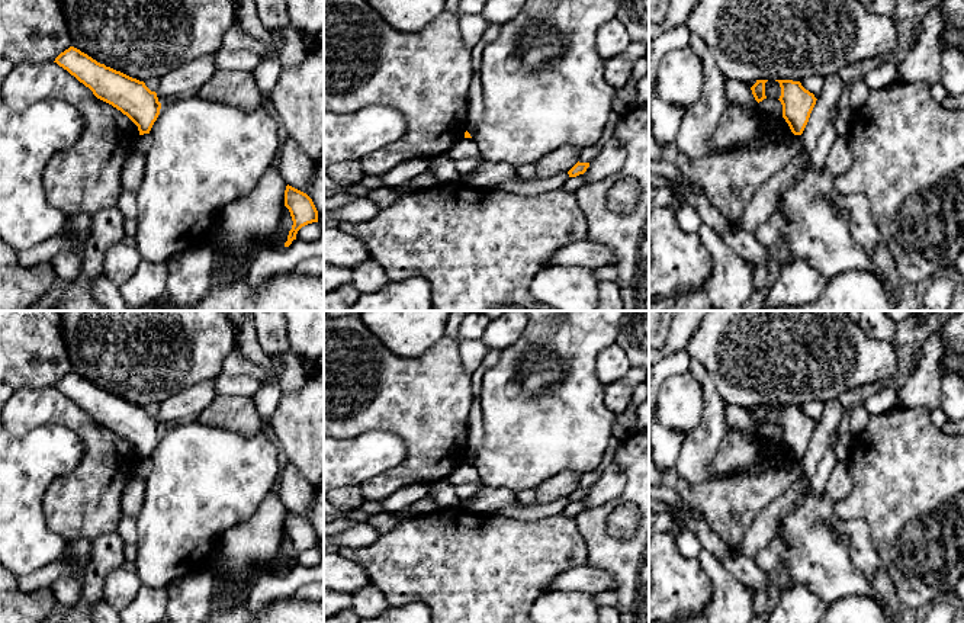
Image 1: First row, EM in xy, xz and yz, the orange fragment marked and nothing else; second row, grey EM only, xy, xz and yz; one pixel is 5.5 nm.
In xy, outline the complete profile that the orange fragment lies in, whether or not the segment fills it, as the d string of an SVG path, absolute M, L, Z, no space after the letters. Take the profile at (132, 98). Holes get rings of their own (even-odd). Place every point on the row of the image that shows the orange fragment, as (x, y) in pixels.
M74 46L61 52L54 62L89 87L97 99L126 115L138 126L139 135L150 134L161 103L144 81L106 67Z

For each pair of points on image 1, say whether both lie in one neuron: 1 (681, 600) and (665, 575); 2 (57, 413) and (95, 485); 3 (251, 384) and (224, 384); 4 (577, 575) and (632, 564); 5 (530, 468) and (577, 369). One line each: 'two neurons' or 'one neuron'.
1: one neuron
2: one neuron
3: one neuron
4: two neurons
5: one neuron

